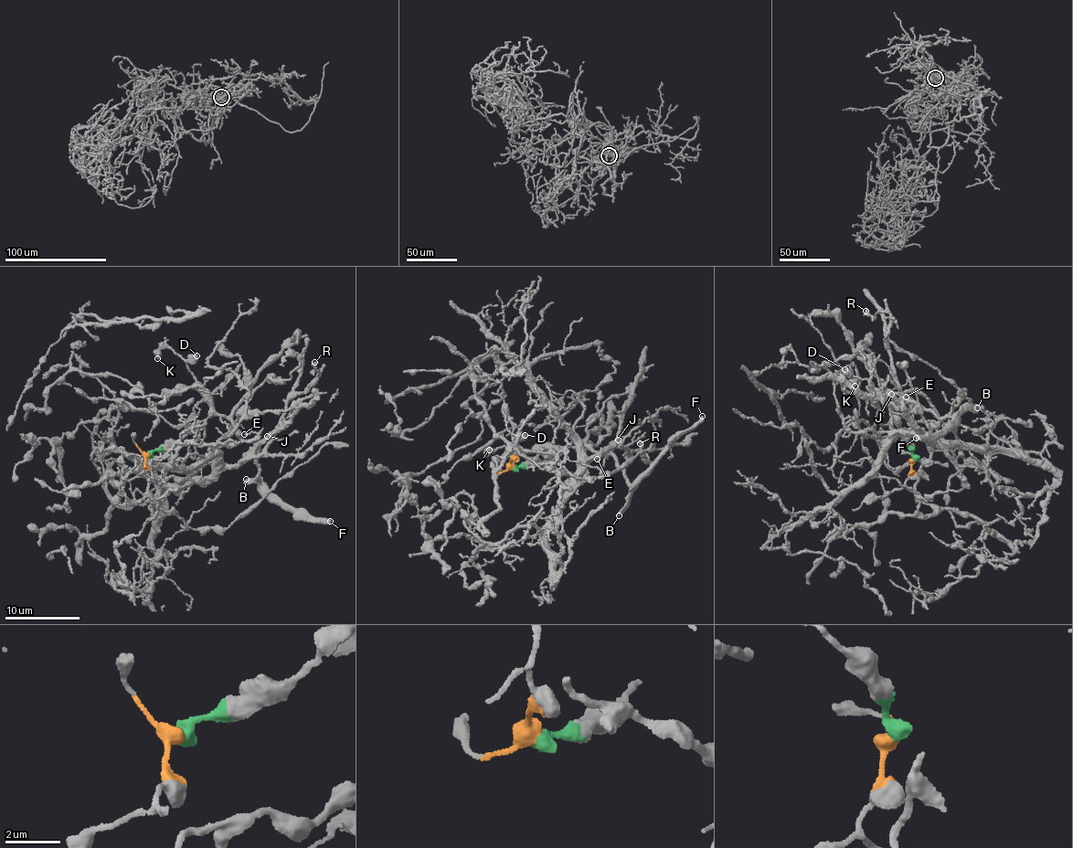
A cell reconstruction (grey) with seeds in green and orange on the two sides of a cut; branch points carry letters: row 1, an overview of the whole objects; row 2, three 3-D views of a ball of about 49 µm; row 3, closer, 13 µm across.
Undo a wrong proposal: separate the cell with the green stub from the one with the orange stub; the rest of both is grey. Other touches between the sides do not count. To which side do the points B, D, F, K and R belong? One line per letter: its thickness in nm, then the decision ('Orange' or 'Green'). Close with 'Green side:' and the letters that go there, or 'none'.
B: Thickness 440 nm. Green
D: Thickness 600 nm. Green
F: Thickness 400 nm. Green
K: Thickness 340 nm. Green
R: Thickness 320 nm. Orange
Green side: B, D, F, K

